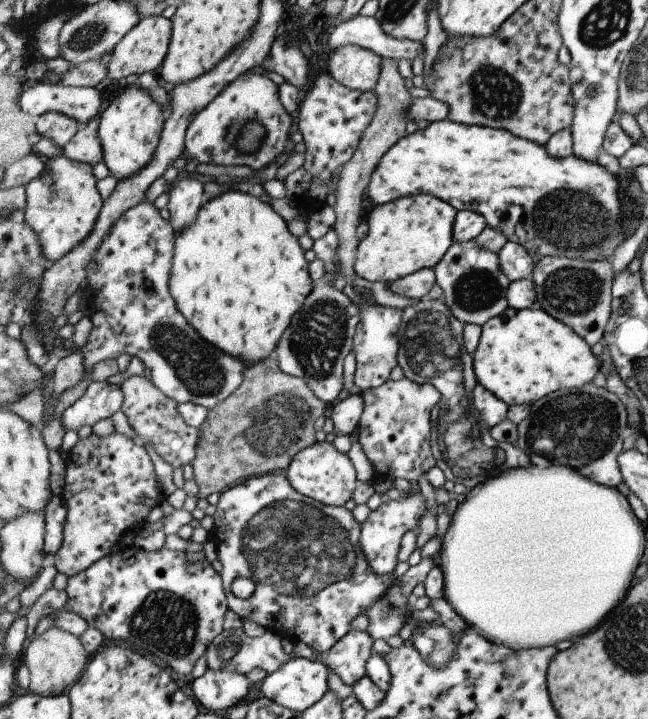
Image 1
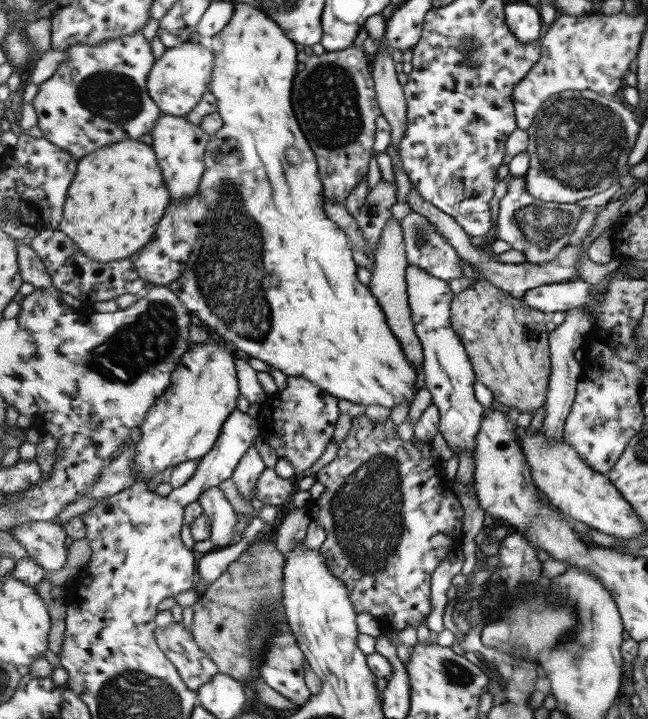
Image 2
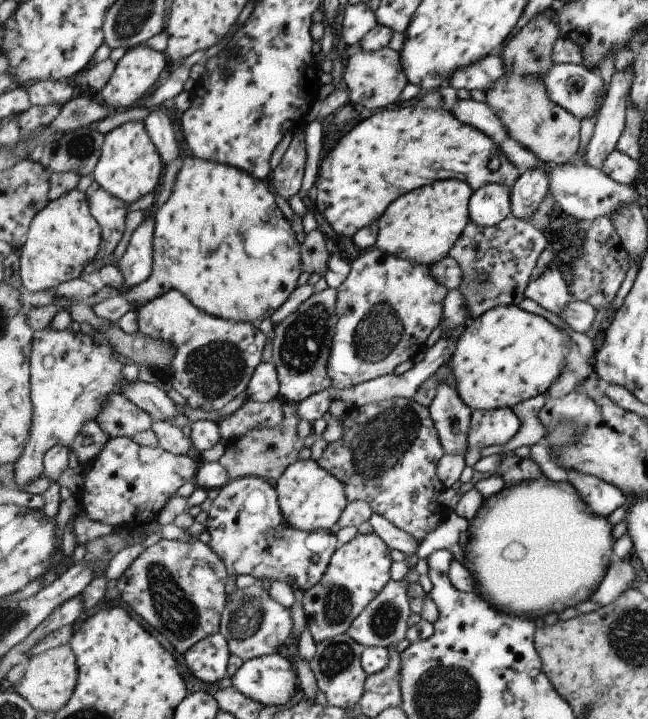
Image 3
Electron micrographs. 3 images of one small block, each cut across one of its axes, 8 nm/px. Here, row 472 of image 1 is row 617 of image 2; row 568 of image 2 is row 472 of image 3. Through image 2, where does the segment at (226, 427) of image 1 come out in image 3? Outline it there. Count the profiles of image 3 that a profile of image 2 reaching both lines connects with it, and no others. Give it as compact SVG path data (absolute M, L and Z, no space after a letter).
M284 401L282 404L286 415L276 427L259 427L250 430L239 438L225 443L225 452L219 462L227 469L231 480L243 477L263 477L270 482L276 482L283 473L300 459L301 451L305 448L305 440L297 434L297 426L301 422L298 415L298 403Z

